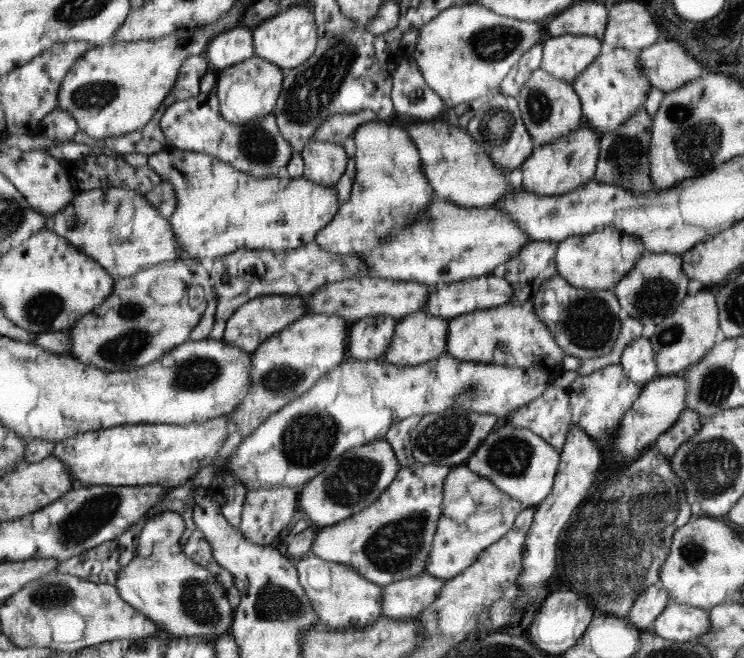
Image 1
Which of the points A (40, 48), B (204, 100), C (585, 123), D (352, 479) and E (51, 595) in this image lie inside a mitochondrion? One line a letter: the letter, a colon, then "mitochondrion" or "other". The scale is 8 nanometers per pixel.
A: other
B: other
C: other
D: mitochondrion
E: mitochondrion

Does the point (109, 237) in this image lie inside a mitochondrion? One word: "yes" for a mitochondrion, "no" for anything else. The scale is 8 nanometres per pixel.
no

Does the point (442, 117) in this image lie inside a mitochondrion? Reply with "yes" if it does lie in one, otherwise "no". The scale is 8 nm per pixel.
no

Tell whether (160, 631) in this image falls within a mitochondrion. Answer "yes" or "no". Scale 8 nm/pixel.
no

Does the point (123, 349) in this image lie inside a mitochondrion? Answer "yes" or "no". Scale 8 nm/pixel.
yes

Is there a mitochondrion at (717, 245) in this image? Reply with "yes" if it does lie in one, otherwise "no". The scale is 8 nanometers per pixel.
no

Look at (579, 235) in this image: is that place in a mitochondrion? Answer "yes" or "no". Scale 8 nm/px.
no

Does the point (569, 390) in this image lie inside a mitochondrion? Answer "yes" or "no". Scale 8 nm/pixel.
no

